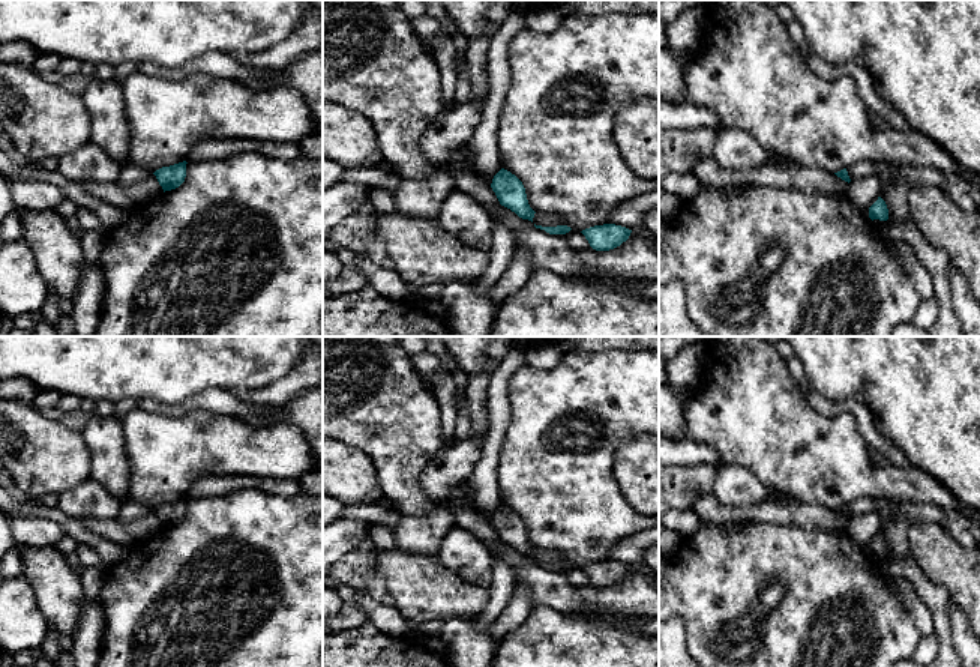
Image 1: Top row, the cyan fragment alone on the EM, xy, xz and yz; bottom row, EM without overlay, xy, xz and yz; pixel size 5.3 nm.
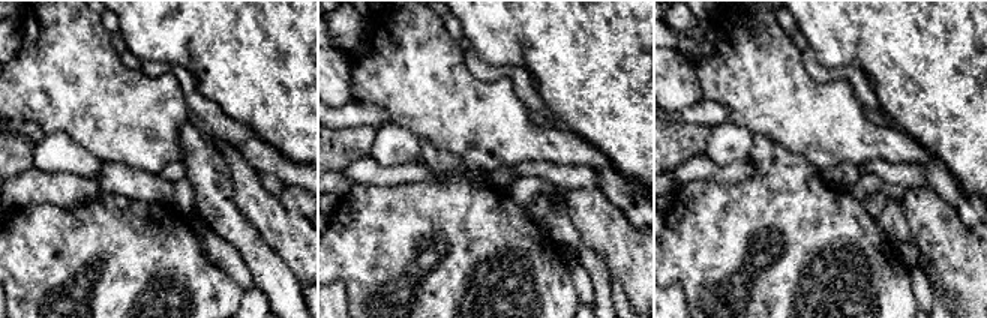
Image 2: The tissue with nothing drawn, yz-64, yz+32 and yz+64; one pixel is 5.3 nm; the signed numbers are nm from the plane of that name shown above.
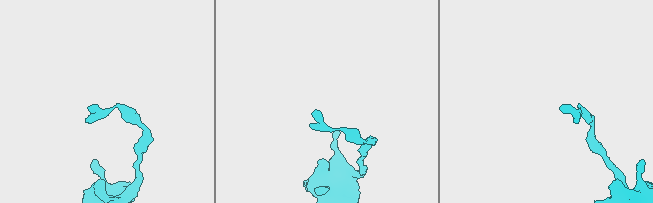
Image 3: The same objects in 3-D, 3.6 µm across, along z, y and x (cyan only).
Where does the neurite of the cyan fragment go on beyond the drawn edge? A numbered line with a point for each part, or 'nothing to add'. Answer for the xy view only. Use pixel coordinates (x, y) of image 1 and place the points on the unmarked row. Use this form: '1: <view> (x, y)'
nothing to add

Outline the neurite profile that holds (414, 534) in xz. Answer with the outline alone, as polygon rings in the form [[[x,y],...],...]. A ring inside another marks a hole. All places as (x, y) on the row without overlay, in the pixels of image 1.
[[[446,502],[423,515],[401,514],[395,545],[407,553],[437,556],[443,536],[456,526]]]

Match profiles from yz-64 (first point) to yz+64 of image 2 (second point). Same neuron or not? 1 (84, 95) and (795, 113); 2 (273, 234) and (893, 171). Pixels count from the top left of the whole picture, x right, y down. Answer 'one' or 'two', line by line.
1: one
2: two

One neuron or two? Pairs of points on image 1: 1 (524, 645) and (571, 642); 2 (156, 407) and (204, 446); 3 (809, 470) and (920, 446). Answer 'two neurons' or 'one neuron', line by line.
1: one neuron
2: two neurons
3: two neurons

